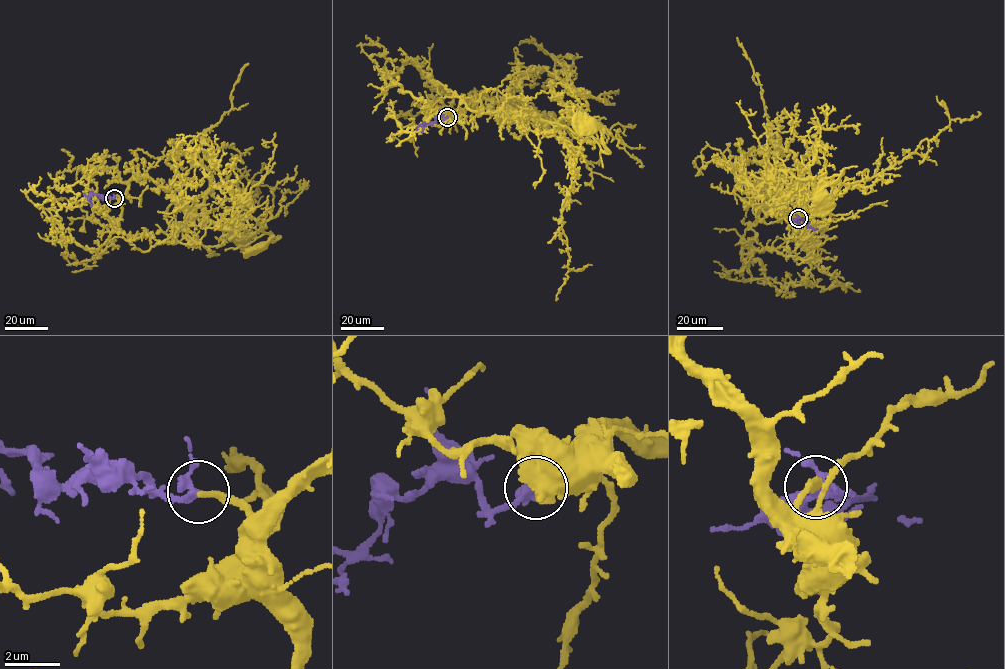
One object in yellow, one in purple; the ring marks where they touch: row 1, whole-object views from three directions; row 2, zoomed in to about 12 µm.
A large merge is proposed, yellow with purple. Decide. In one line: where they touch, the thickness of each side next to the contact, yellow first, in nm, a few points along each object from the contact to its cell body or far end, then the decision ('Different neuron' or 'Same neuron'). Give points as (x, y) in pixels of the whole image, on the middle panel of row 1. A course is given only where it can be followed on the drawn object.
Place: (447, 117). Thickness 240 nm (yellow) against 280 nm. Course of yellow: (448, 117), (485, 98), (504, 103), (514, 119), (546, 121), (575, 147), (591, 136), (607, 151), (591, 124). Course of purple: (448, 117), (439, 116), (433, 122), (421, 125), (422, 132). Same neuron

